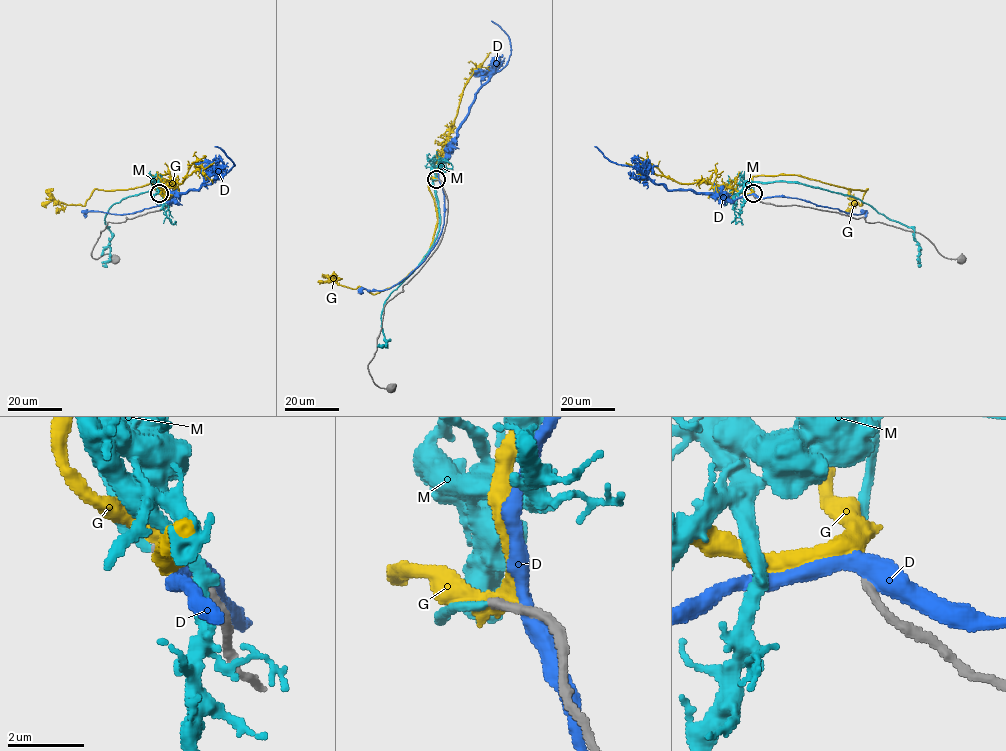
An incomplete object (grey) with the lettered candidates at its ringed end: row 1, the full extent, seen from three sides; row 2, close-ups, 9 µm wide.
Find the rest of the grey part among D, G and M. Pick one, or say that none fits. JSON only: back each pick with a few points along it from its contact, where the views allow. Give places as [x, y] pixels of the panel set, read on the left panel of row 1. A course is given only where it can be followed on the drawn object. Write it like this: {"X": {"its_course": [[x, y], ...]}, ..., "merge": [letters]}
{"M": {"its_course": [[159, 193], [157, 183], [161, 181], [109, 209], [105, 223], [112, 239], [110, 257], [102, 266]]}, "merge": ["M"]}

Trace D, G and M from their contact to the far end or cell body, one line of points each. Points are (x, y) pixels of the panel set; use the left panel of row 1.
D: (163, 195), (167, 200), (176, 192), (197, 190), (225, 174), (234, 165), (214, 146)
G: (161, 193), (153, 187), (152, 176), (160, 174), (145, 185), (95, 189), (84, 206), (56, 201), (46, 189)
M: (159, 193), (157, 183), (161, 181), (109, 209), (105, 223), (112, 239), (110, 257), (102, 266)

